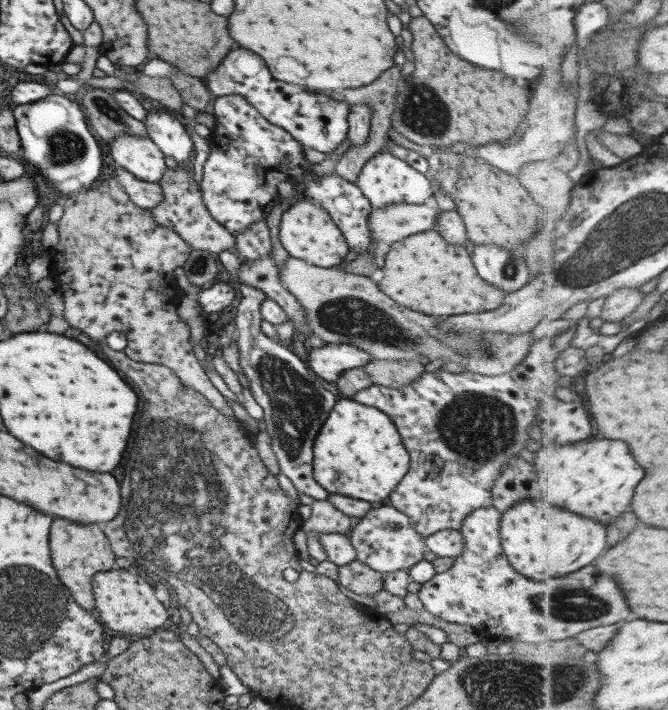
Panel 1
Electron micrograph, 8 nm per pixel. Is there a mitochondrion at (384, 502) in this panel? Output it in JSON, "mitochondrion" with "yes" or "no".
{"mitochondrion":"no"}

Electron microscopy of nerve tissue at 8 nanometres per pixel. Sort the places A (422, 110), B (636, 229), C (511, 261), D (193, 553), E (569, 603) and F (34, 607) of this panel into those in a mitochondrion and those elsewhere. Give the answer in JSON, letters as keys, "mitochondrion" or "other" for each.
{"A":"mitochondrion","B":"mitochondrion","C":"mitochondrion","D":"mitochondrion","E":"mitochondrion","F":"mitochondrion"}

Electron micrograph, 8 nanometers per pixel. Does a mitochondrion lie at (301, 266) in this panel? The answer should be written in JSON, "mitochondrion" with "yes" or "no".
{"mitochondrion":"no"}

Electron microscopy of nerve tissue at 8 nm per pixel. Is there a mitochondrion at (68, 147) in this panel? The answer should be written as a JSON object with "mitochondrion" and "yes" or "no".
{"mitochondrion":"yes"}

